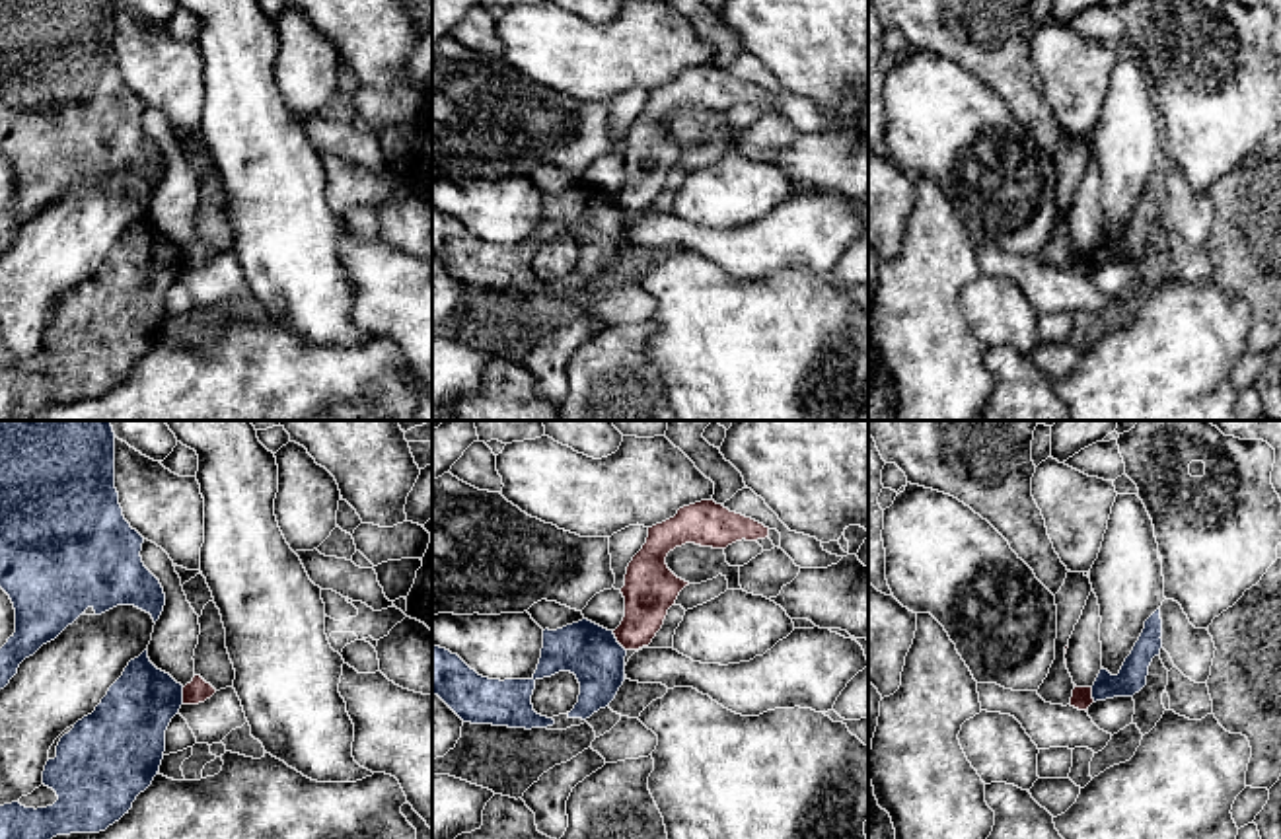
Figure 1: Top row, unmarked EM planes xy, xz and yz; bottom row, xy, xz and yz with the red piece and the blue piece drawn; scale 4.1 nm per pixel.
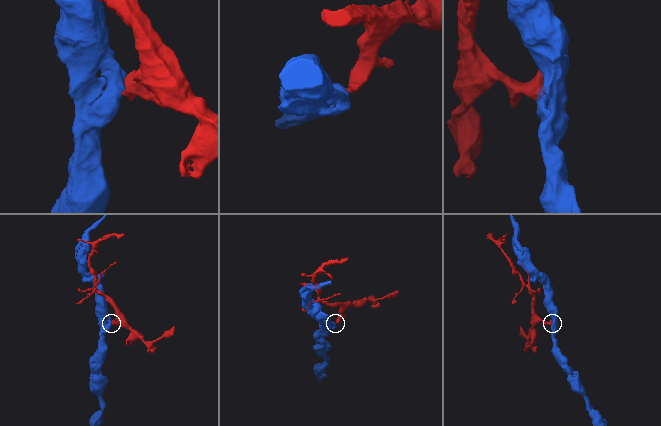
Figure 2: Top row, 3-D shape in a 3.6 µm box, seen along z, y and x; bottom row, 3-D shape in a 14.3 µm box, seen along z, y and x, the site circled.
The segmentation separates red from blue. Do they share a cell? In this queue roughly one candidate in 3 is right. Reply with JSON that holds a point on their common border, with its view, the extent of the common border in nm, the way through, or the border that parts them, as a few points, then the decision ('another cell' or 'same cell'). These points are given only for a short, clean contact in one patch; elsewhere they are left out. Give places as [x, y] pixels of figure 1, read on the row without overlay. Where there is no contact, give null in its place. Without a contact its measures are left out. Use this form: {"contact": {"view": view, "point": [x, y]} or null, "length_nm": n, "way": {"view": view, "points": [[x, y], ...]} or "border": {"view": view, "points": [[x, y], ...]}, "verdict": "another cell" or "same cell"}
{"contact": {"view": "xz", "point": [618, 205]}, "length_nm": 110, "border": {"view": "xz", "points": [[612, 195], [625, 215]]}, "verdict": "another cell"}

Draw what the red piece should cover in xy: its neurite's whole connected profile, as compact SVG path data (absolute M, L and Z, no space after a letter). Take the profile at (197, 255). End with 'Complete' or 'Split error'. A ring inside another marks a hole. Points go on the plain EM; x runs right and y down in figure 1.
M195 239L191 247L183 251L183 269L199 269L210 263L216 253L201 239Z. Complete

